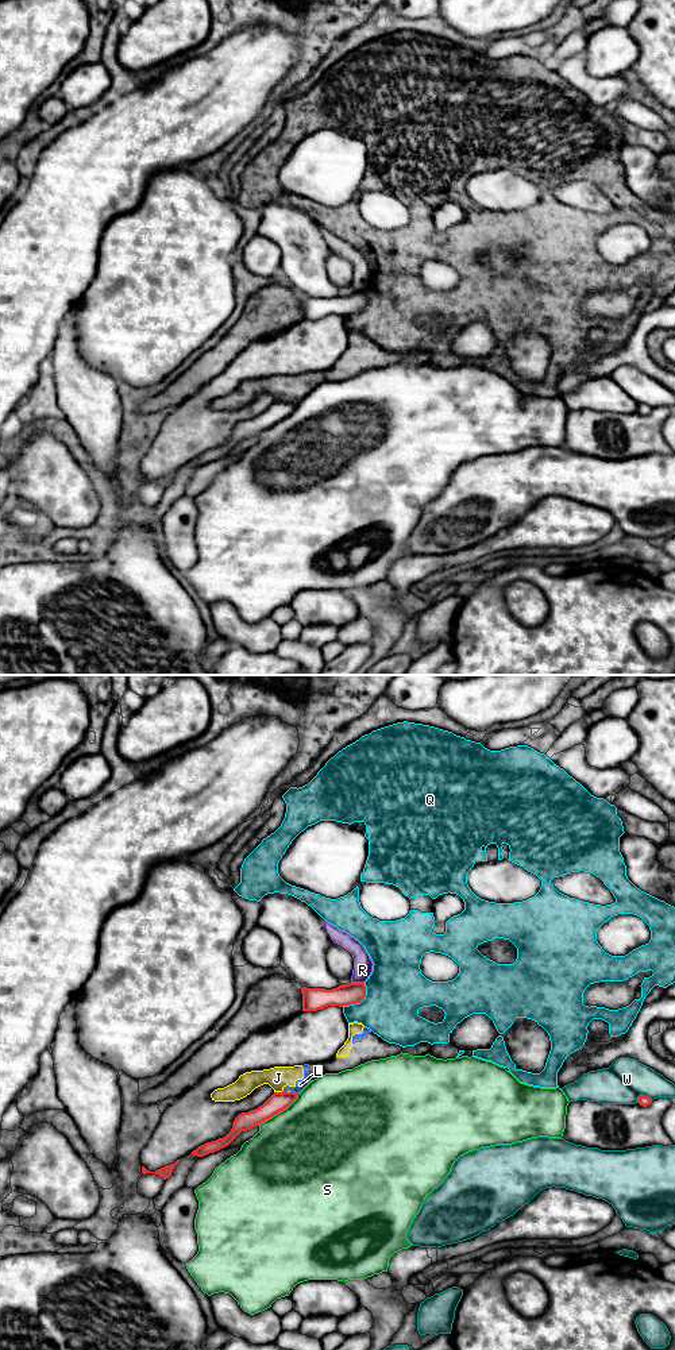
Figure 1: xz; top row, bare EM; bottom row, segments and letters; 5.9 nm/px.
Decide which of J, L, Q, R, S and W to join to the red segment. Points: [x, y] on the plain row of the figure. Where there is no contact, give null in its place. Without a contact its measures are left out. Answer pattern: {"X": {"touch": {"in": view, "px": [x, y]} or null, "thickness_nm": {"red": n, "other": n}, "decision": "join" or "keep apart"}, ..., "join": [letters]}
{"J": {"touch": {"in": "xz", "px": [278, 401]}, "thickness_nm": {"red": 110, "other": 140}, "decision": "keep apart"}, "L": {"touch": {"in": "xz", "px": [294, 401]}, "thickness_nm": {"red": 110, "other": 60}, "decision": "keep apart"}, "Q": {"touch": {"in": "xz", "px": [359, 311]}, "thickness_nm": {"red": 130, "other": 360}, "decision": "keep apart"}, "R": {"touch": {"in": "xz", "px": [358, 292]}, "thickness_nm": {"red": 130, "other": 110}, "decision": "keep apart"}, "S": {"touch": {"in": "xz", "px": [278, 420]}, "thickness_nm": {"red": 110, "other": 480}, "decision": "keep apart"}, "W": {"touch": {"in": "xz", "px": [643, 404]}, "thickness_nm": {"red": 70, "other": 240}, "decision": "keep apart"}, "join": []}

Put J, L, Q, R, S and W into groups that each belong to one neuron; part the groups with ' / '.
J L / Q / R / S / W

